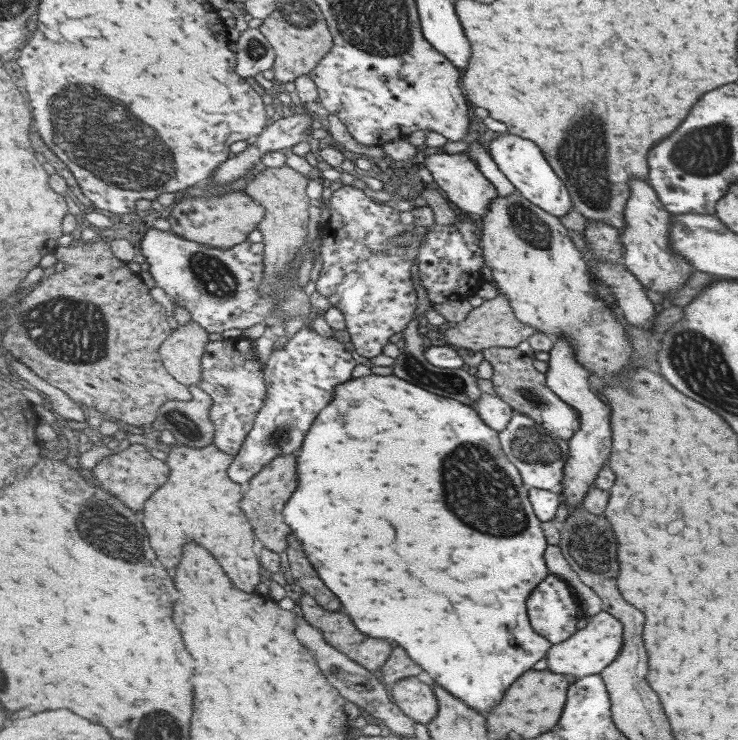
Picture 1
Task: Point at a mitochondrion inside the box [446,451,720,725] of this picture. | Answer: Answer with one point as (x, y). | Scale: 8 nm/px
(593, 546)

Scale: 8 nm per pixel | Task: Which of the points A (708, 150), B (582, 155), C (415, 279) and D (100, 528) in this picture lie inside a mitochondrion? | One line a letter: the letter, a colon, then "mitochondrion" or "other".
A: mitochondrion
B: mitochondrion
C: other
D: mitochondrion

